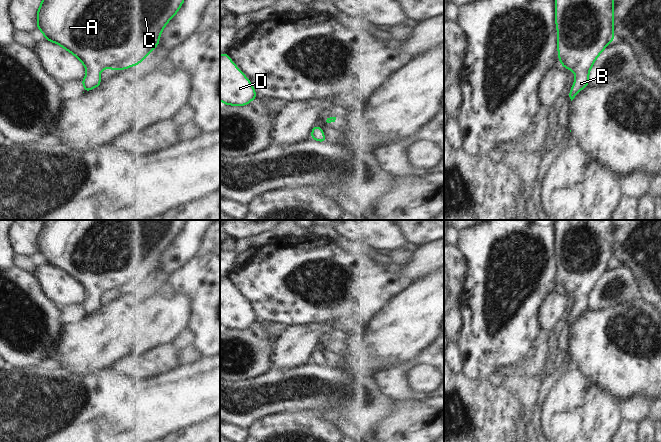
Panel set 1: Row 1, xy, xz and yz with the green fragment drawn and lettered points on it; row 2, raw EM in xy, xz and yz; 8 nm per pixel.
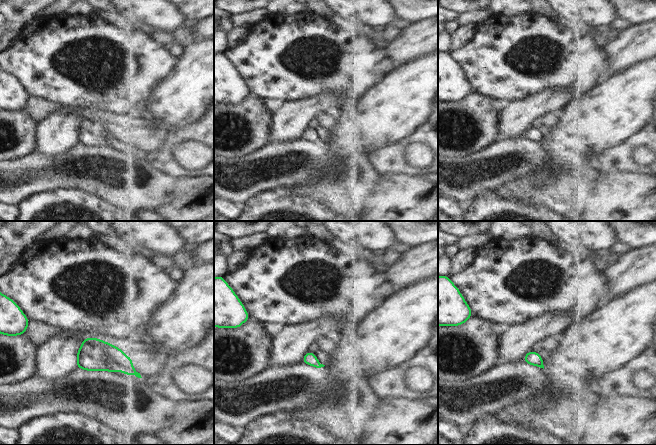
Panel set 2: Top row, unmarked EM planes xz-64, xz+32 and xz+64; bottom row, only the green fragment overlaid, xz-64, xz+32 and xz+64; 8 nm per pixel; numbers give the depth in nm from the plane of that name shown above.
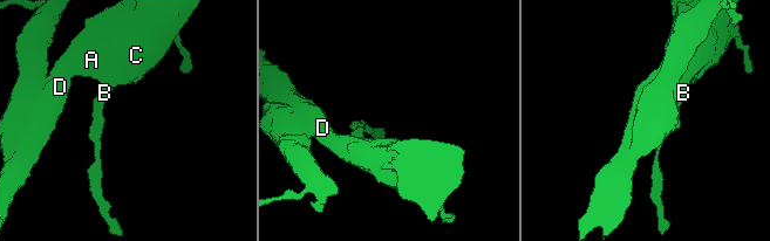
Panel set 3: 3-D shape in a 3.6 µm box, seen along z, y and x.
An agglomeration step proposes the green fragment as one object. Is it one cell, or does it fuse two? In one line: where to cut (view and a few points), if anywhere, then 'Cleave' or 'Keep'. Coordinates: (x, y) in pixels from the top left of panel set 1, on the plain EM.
No split. Keep.

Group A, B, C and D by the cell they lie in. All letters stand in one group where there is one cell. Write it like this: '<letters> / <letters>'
A B C D

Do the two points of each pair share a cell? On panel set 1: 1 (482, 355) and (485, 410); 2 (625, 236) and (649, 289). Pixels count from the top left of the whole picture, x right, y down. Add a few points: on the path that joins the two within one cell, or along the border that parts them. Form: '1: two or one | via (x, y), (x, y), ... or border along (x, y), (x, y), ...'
1: two | border along (461, 373), (470, 379), (486, 380)
2: one | via (638, 249), (649, 260), (649, 276)

